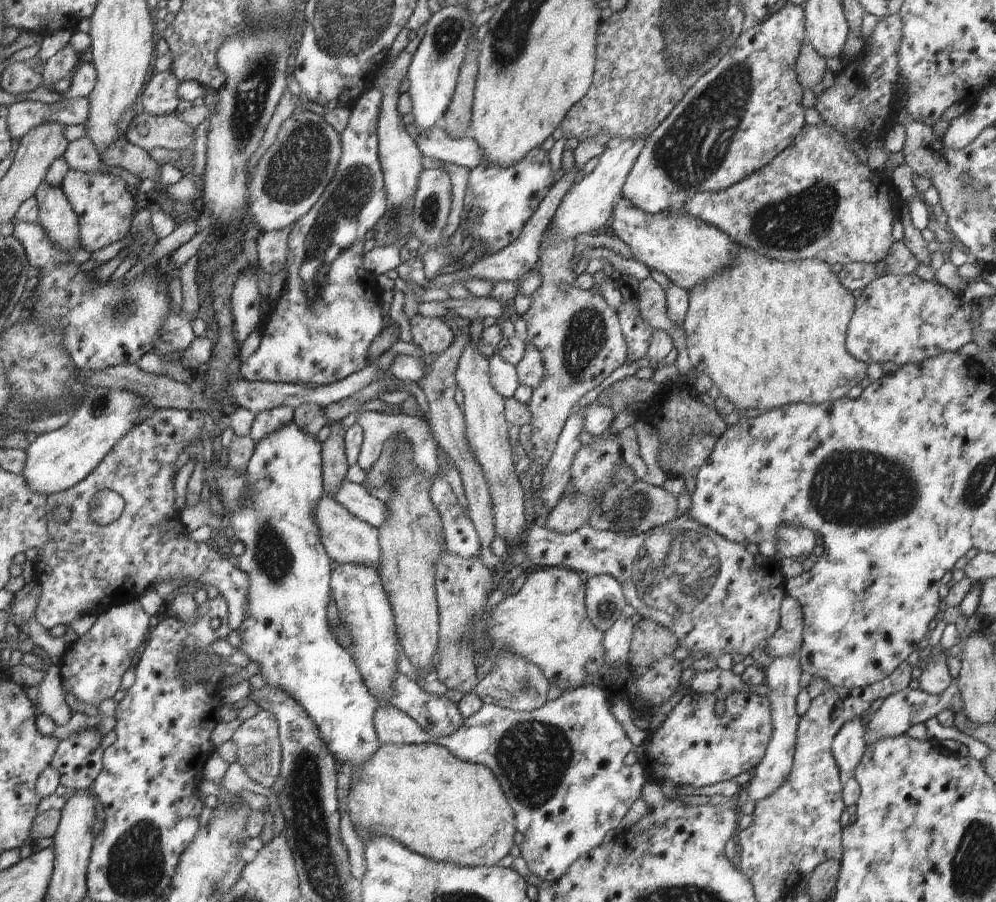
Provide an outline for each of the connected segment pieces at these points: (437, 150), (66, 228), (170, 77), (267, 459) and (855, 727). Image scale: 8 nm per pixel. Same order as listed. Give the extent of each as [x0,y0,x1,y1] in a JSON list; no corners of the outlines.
[[415,127,484,170],[34,180,81,252],[142,70,179,116],[226,420,381,768],[831,719,867,772]]

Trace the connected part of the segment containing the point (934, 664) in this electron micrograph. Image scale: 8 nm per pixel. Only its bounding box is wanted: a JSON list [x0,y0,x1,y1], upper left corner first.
[919,645,953,695]

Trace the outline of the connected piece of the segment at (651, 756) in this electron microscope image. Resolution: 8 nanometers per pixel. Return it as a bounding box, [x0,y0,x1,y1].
[642,689,773,788]

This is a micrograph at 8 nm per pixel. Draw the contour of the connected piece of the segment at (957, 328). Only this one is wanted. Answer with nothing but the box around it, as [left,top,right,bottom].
[846,273,976,367]

